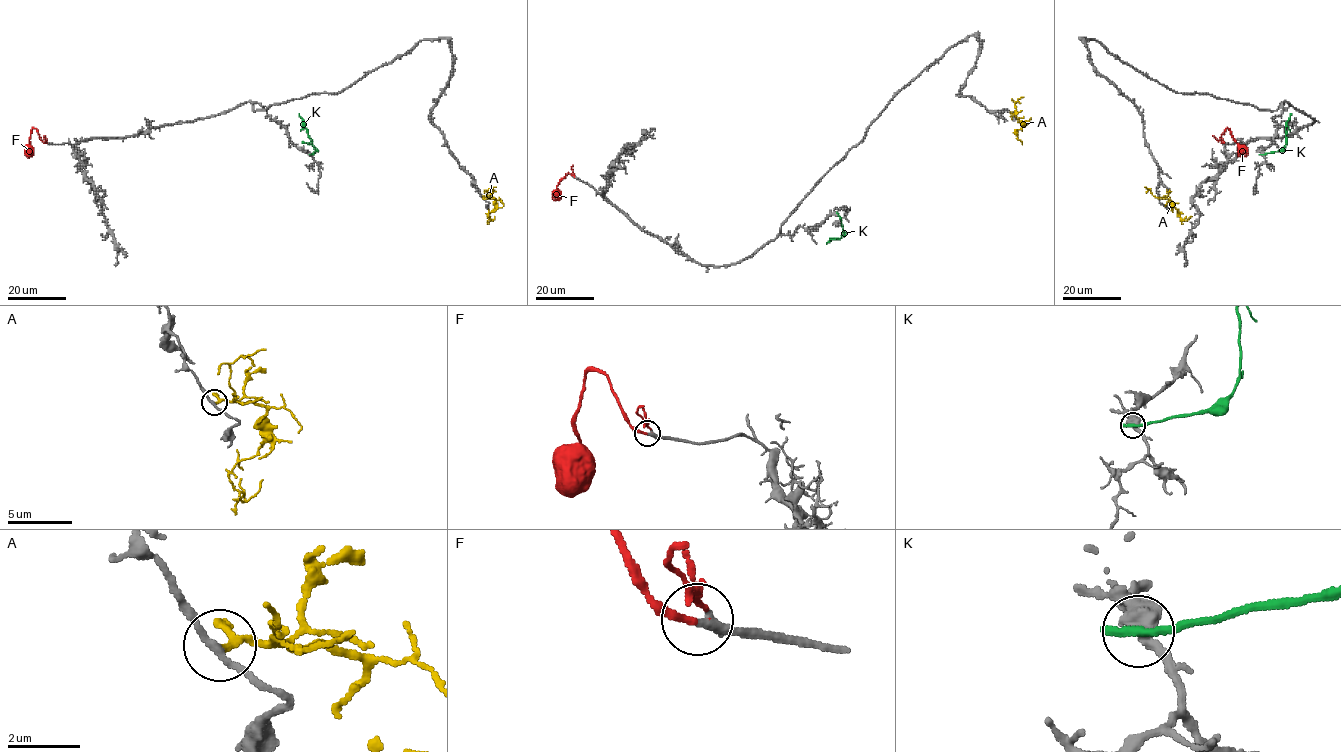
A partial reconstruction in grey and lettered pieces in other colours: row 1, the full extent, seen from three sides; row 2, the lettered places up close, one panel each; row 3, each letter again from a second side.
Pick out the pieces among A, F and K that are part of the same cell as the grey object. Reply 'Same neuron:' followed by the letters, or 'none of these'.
Same neuron: F

